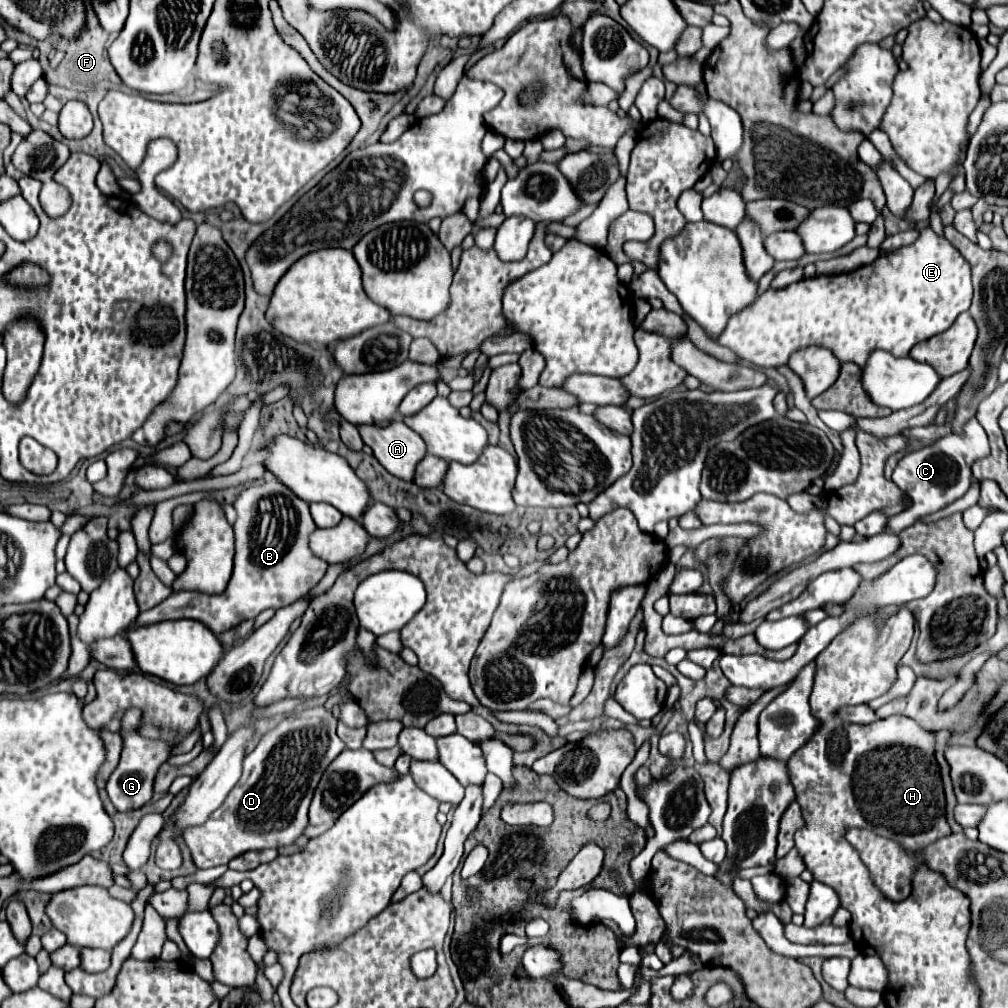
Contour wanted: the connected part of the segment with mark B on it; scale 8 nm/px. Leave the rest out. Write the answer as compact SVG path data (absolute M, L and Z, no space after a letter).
M271 477L263 485L245 489L235 501L235 509L239 515L233 525L235 529L235 571L233 571L233 577L227 589L219 595L203 595L199 591L171 593L163 603L155 605L149 611L139 613L139 619L135 621L135 625L149 625L149 623L159 623L167 619L195 619L207 625L215 635L221 635L223 631L239 625L241 621L255 619L265 609L281 609L281 607L295 603L323 579L327 571L327 563L323 559L317 559L307 547L307 537L311 535L311 531L315 531L309 505L303 499L299 499L295 493L291 493L291 489L283 487L275 477Z

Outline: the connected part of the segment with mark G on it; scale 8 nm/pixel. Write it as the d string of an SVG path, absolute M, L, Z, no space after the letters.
M129 709L125 711L125 715L121 717L121 739L123 739L123 751L121 751L121 759L119 765L115 767L115 771L111 773L111 777L107 779L105 791L111 799L111 803L115 805L117 811L131 811L131 809L139 809L143 807L147 801L151 801L153 797L153 781L155 775L159 771L159 767L163 763L167 763L167 759L171 757L173 745L163 741L163 739L151 739L151 737L143 737L139 733L139 727L143 723L143 713L139 709Z

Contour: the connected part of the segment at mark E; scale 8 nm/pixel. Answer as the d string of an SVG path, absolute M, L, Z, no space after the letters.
M919 225L919 237L915 243L901 249L879 255L873 263L839 275L819 275L801 279L783 289L767 289L749 307L729 317L727 327L717 335L715 343L729 347L739 361L755 367L781 367L789 357L803 347L827 347L835 357L845 363L853 361L861 365L869 351L885 349L895 357L909 357L909 349L933 335L947 331L959 313L971 305L971 267L961 253L941 235L933 233L929 225Z

